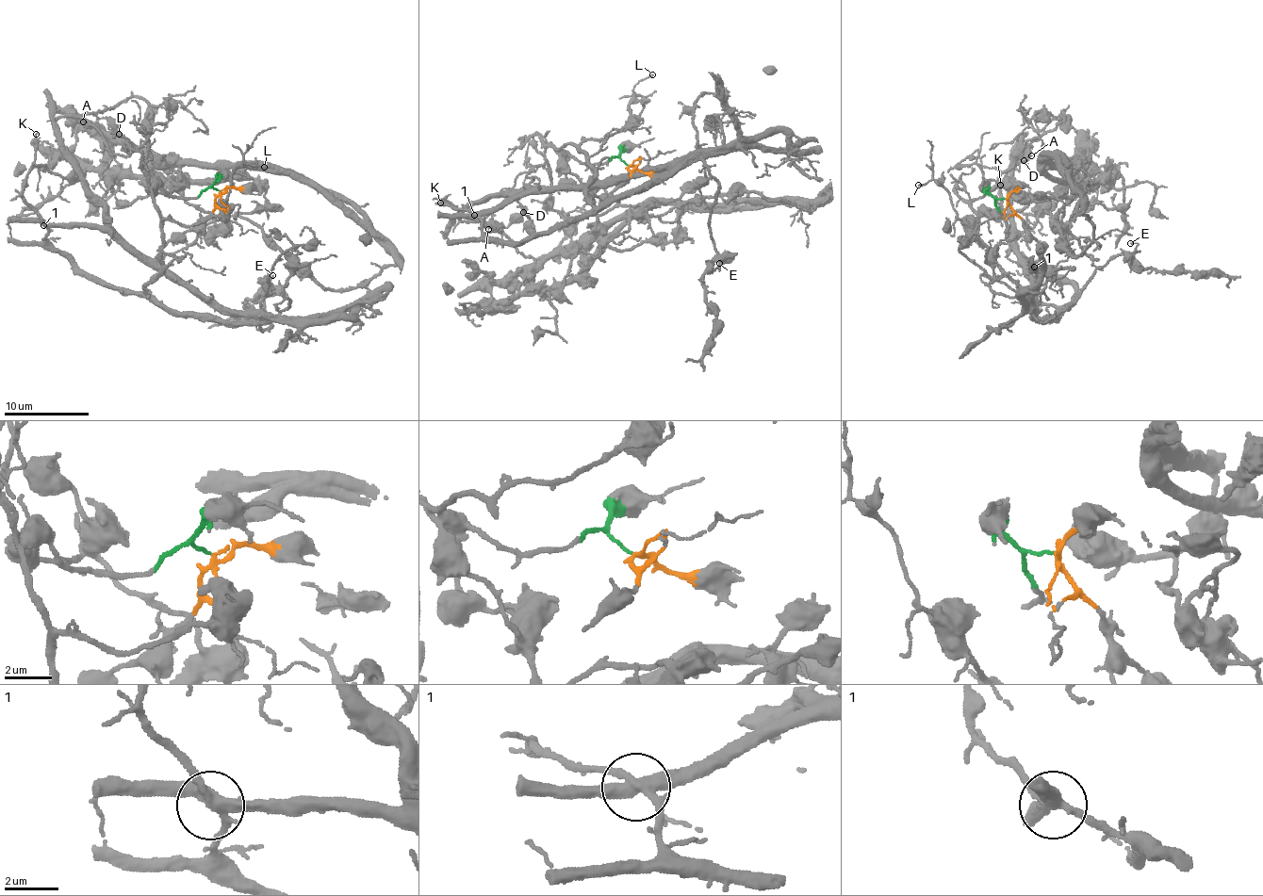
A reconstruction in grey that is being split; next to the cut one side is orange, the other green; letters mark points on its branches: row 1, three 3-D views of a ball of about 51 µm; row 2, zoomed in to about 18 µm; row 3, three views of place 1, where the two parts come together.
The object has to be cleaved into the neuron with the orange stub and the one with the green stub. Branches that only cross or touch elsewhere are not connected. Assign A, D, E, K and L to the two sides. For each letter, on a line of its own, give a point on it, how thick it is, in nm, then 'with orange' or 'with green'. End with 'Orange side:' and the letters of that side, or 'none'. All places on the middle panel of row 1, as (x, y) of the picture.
A: at (488, 229); 120 nm thick; with orange
D: at (523, 212); 280 nm thick; with orange
E: at (719, 263); 100 nm thick; with green
K: at (440, 203); 190 nm thick; with green
L: at (652, 74); 90 nm thick; with green
Orange side: A, D

